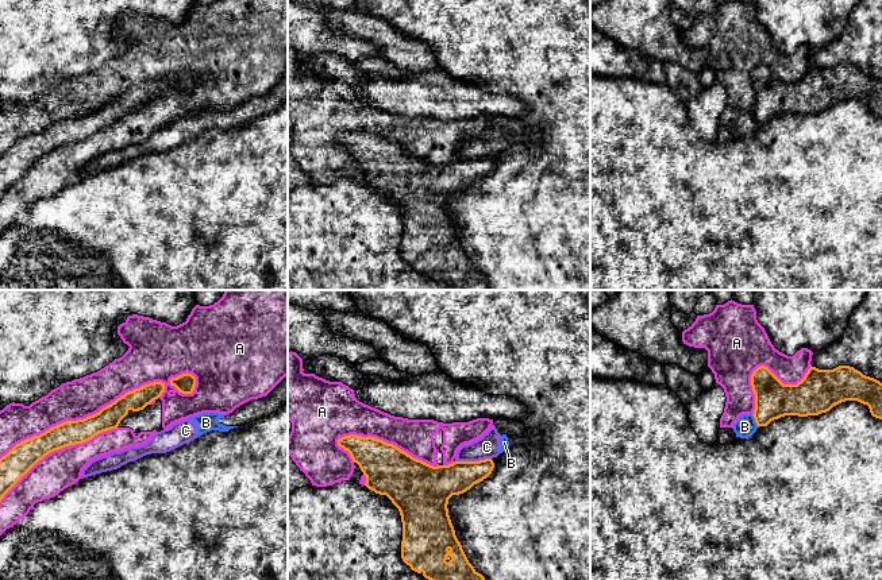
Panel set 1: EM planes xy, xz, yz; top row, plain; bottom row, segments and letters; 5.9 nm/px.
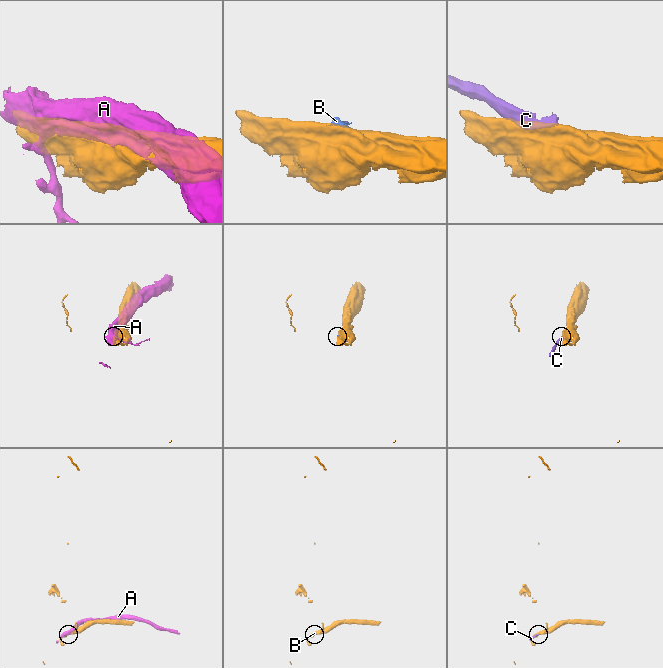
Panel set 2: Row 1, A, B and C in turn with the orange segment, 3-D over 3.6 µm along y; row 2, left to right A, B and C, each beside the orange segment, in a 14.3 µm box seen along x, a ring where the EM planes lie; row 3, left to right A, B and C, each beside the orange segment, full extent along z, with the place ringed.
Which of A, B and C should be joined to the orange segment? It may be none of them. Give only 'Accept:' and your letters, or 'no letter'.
Accept: no letter

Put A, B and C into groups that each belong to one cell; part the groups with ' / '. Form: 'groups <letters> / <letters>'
groups A / B C

